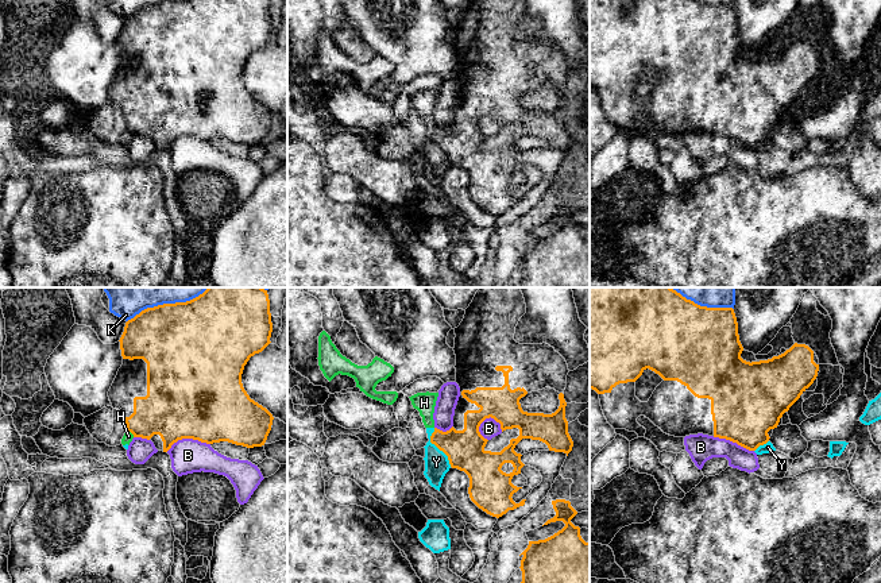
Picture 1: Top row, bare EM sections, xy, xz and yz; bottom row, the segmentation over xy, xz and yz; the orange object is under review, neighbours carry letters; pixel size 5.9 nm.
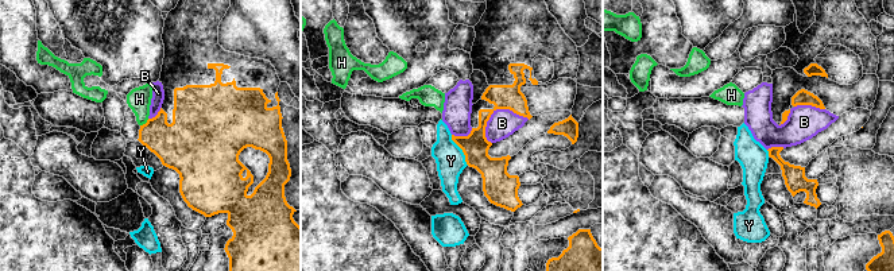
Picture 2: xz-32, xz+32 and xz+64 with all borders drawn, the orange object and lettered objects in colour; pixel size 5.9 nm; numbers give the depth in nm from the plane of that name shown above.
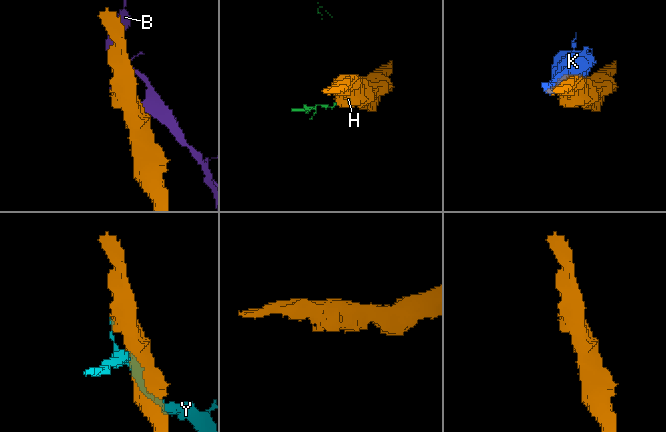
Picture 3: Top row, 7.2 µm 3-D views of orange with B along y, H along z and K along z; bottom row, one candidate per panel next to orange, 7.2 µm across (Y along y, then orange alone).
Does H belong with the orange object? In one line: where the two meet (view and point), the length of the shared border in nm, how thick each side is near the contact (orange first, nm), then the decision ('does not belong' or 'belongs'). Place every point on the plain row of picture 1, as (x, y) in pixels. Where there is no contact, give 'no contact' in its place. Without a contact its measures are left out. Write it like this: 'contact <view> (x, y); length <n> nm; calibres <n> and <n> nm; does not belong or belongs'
contact xy (131, 130); length 60 nm; calibres 300 and 60 nm; does not belong

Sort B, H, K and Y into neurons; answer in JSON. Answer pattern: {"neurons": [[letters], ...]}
{"neurons": [["B"], ["H", "Y"], ["K"]]}

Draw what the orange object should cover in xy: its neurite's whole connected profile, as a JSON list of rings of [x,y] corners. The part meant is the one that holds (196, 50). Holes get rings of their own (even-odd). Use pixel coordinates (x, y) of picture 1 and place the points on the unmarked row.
[[[175,0],[147,5],[125,20],[119,38],[123,62],[108,89],[112,105],[123,111],[134,135],[151,138],[158,148],[167,150],[182,136],[262,144],[274,115],[250,96],[241,72],[250,55],[271,40],[271,30],[270,0]]]

